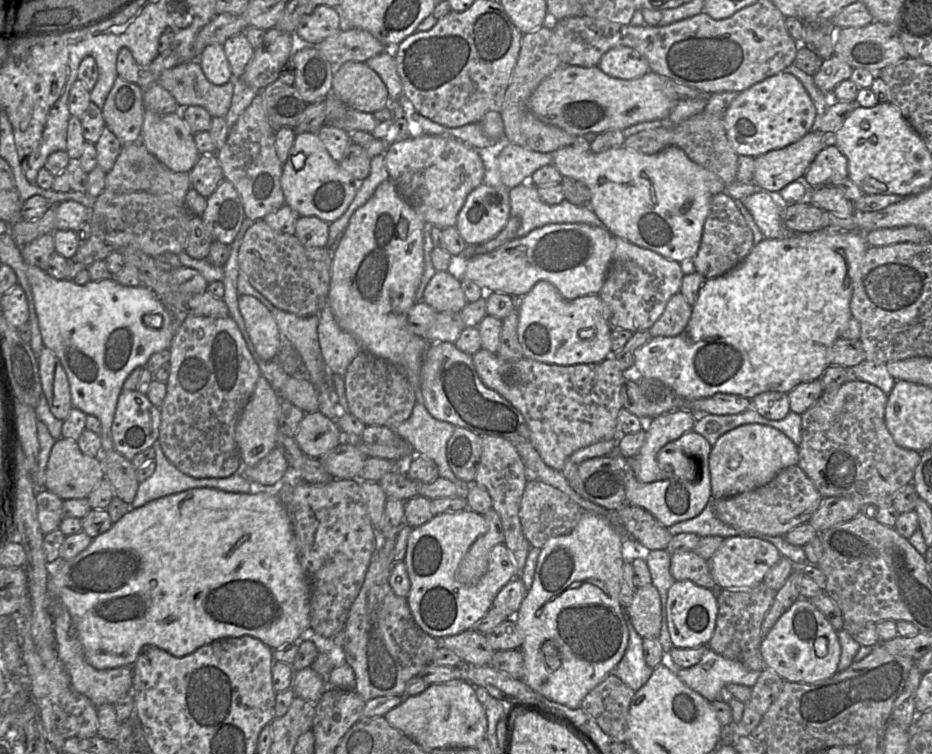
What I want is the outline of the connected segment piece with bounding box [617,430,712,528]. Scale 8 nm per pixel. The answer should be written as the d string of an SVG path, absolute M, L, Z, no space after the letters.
M688 431L664 445L657 455L658 467L670 472L670 477L649 483L639 482L626 458L617 455L617 464L625 473L626 502L650 512L662 525L670 527L699 515L711 496L711 478L708 464L709 442L695 431Z

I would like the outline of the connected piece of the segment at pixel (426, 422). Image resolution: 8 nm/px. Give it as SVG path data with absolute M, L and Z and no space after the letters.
M422 400L416 402L412 414L406 421L388 428L410 443L416 455L432 459L438 467L439 476L457 485L466 499L470 484L459 479L447 461L446 447L455 429L453 424L432 417Z

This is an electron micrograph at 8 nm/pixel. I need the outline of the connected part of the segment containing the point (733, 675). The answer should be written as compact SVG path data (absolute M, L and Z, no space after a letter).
M710 648L706 650L701 660L694 666L689 668L679 669L676 673L677 677L690 689L701 695L710 703L714 701L724 701L729 704L732 711L732 723L738 725L743 716L743 712L746 704L737 699L734 699L732 695L725 691L724 686L726 684L739 684L748 687L753 687L761 672L747 669L742 662L737 660L727 659Z

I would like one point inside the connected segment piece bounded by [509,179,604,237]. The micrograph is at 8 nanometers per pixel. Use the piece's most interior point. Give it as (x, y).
(525, 203)

